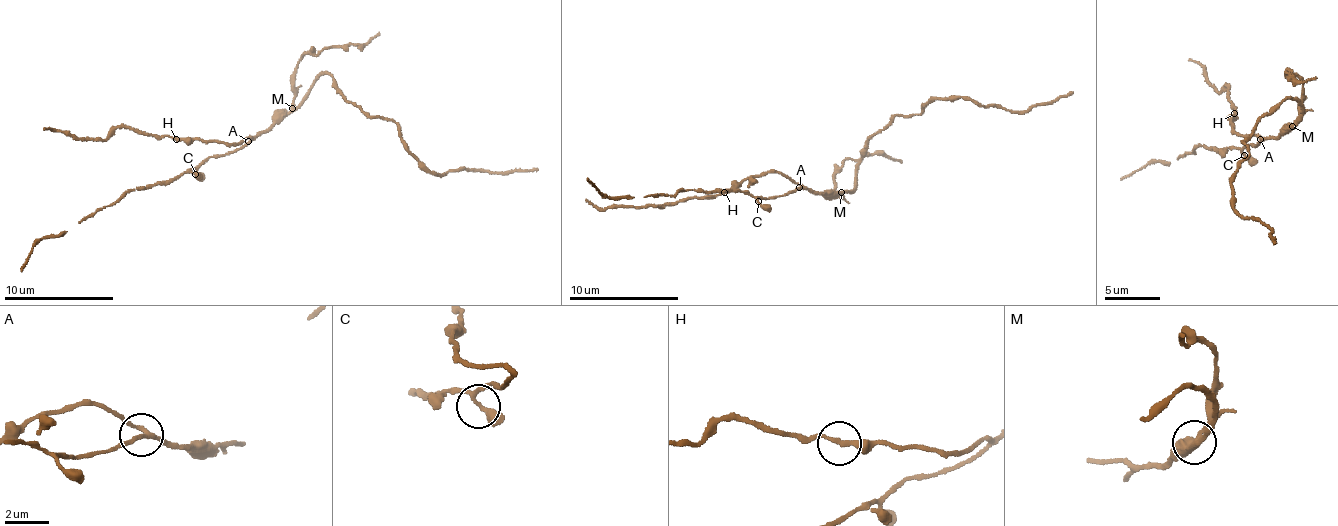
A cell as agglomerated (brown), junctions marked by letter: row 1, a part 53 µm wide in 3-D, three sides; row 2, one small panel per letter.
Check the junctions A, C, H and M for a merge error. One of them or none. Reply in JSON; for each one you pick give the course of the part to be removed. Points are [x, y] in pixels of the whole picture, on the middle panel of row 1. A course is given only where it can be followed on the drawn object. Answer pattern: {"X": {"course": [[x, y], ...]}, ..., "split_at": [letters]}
{"M": {"course": [[840, 193], [833, 189], [837, 173], [845, 160], [865, 155], [891, 155], [901, 160]]}, "split_at": ["M"]}

